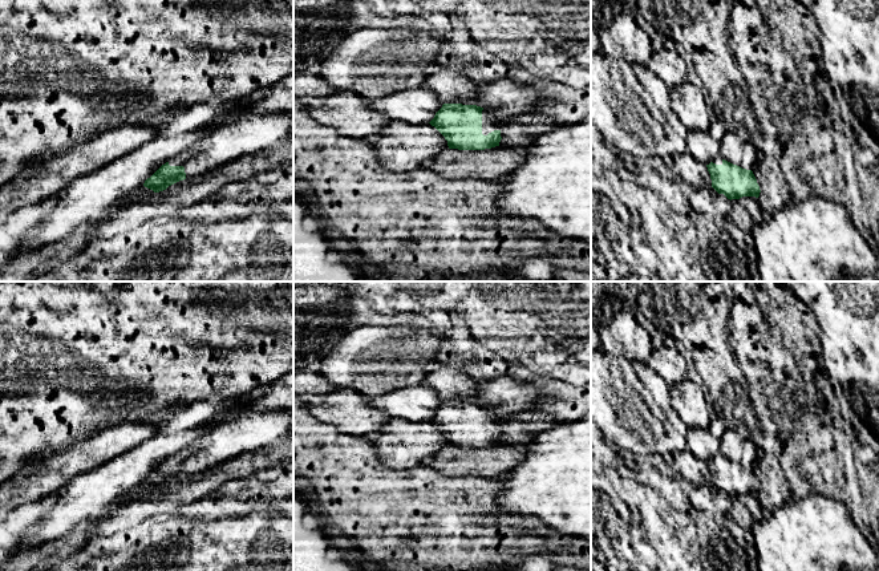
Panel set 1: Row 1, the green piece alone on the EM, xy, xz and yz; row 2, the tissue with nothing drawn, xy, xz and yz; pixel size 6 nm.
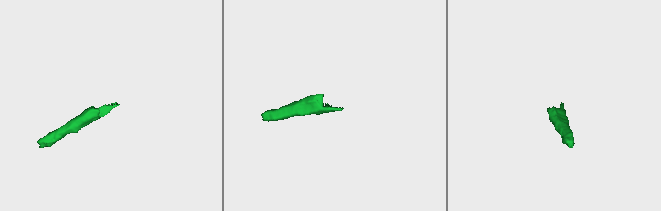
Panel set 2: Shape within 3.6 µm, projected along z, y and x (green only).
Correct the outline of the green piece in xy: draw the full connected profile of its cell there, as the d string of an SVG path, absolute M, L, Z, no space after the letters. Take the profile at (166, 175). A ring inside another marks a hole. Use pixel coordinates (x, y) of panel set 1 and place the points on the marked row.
M268 113L224 125L162 165L143 183L159 193L169 186L203 175L242 157L283 146L293 131L293 114Z

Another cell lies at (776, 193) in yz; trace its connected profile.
M759 151L752 171L761 190L758 202L765 216L770 216L793 199L782 167L773 155Z

